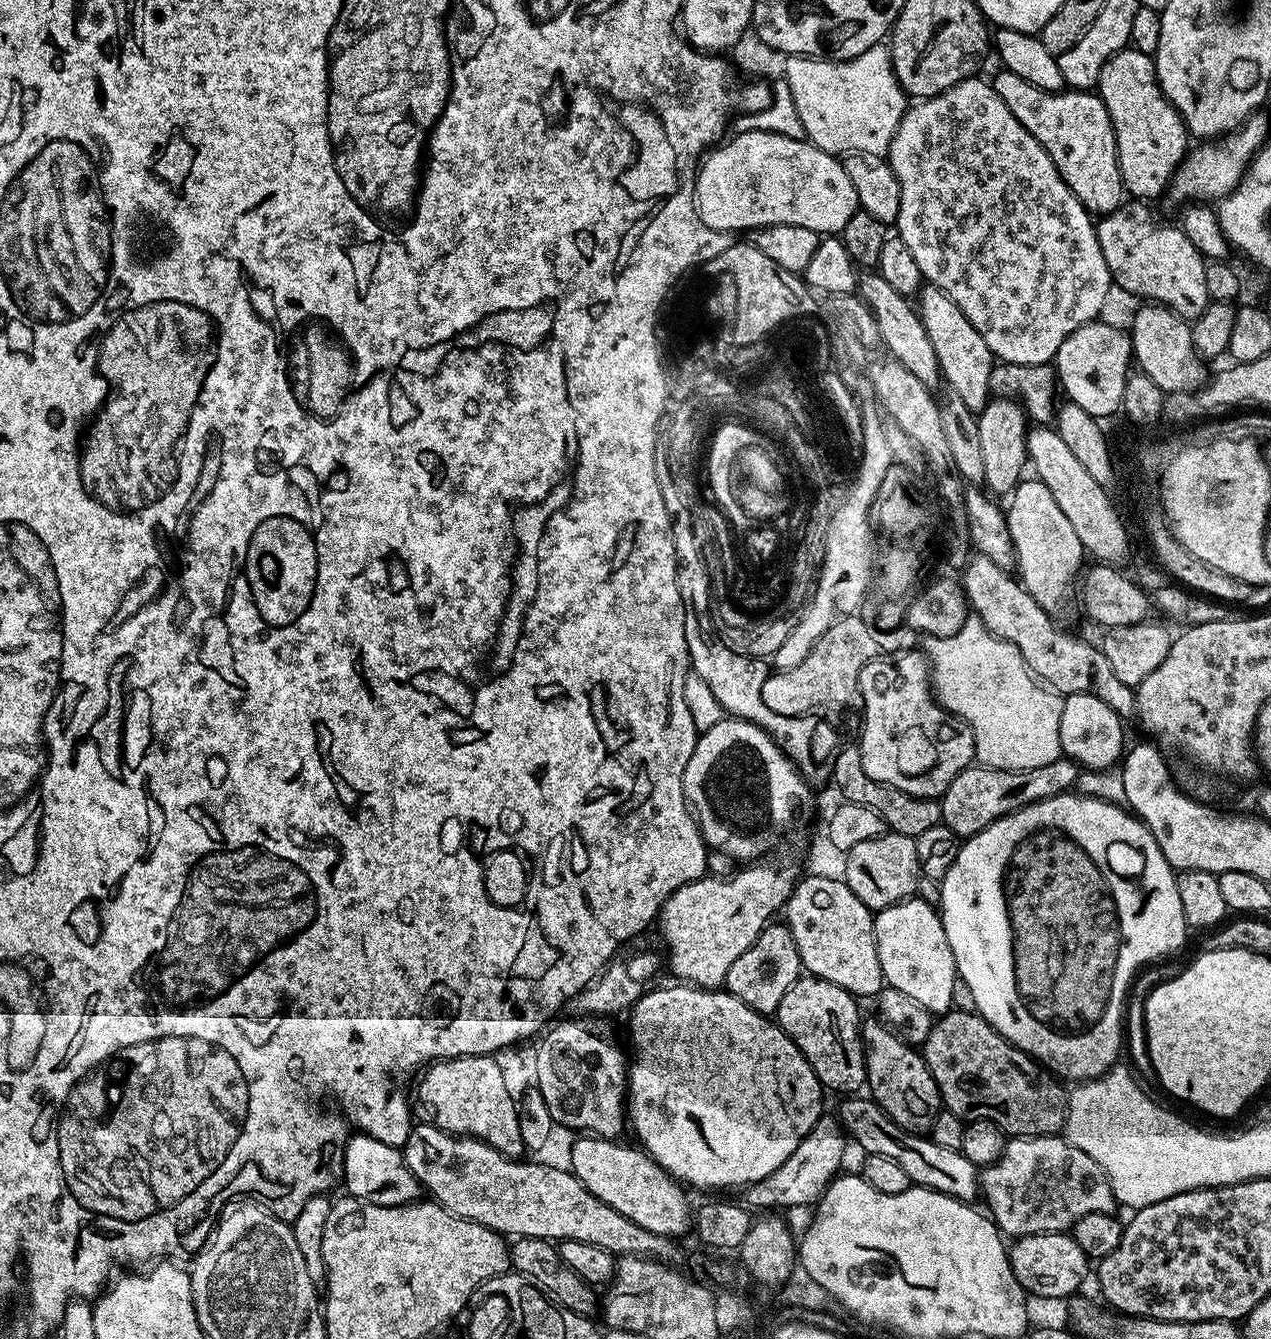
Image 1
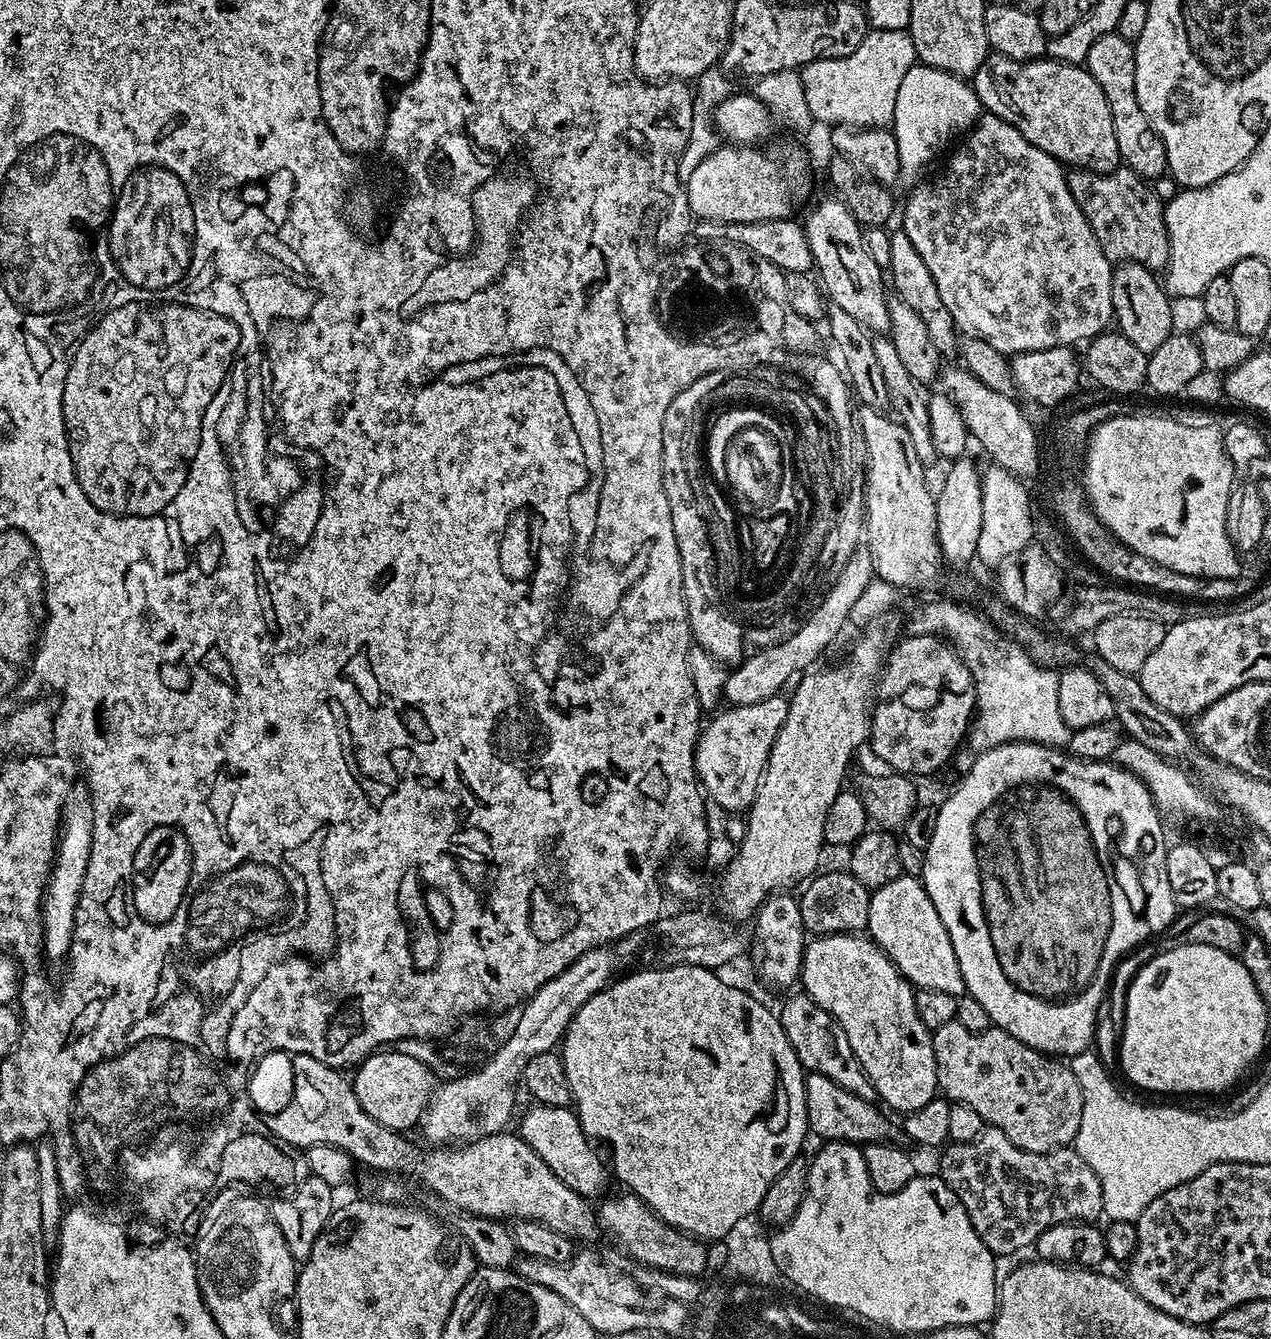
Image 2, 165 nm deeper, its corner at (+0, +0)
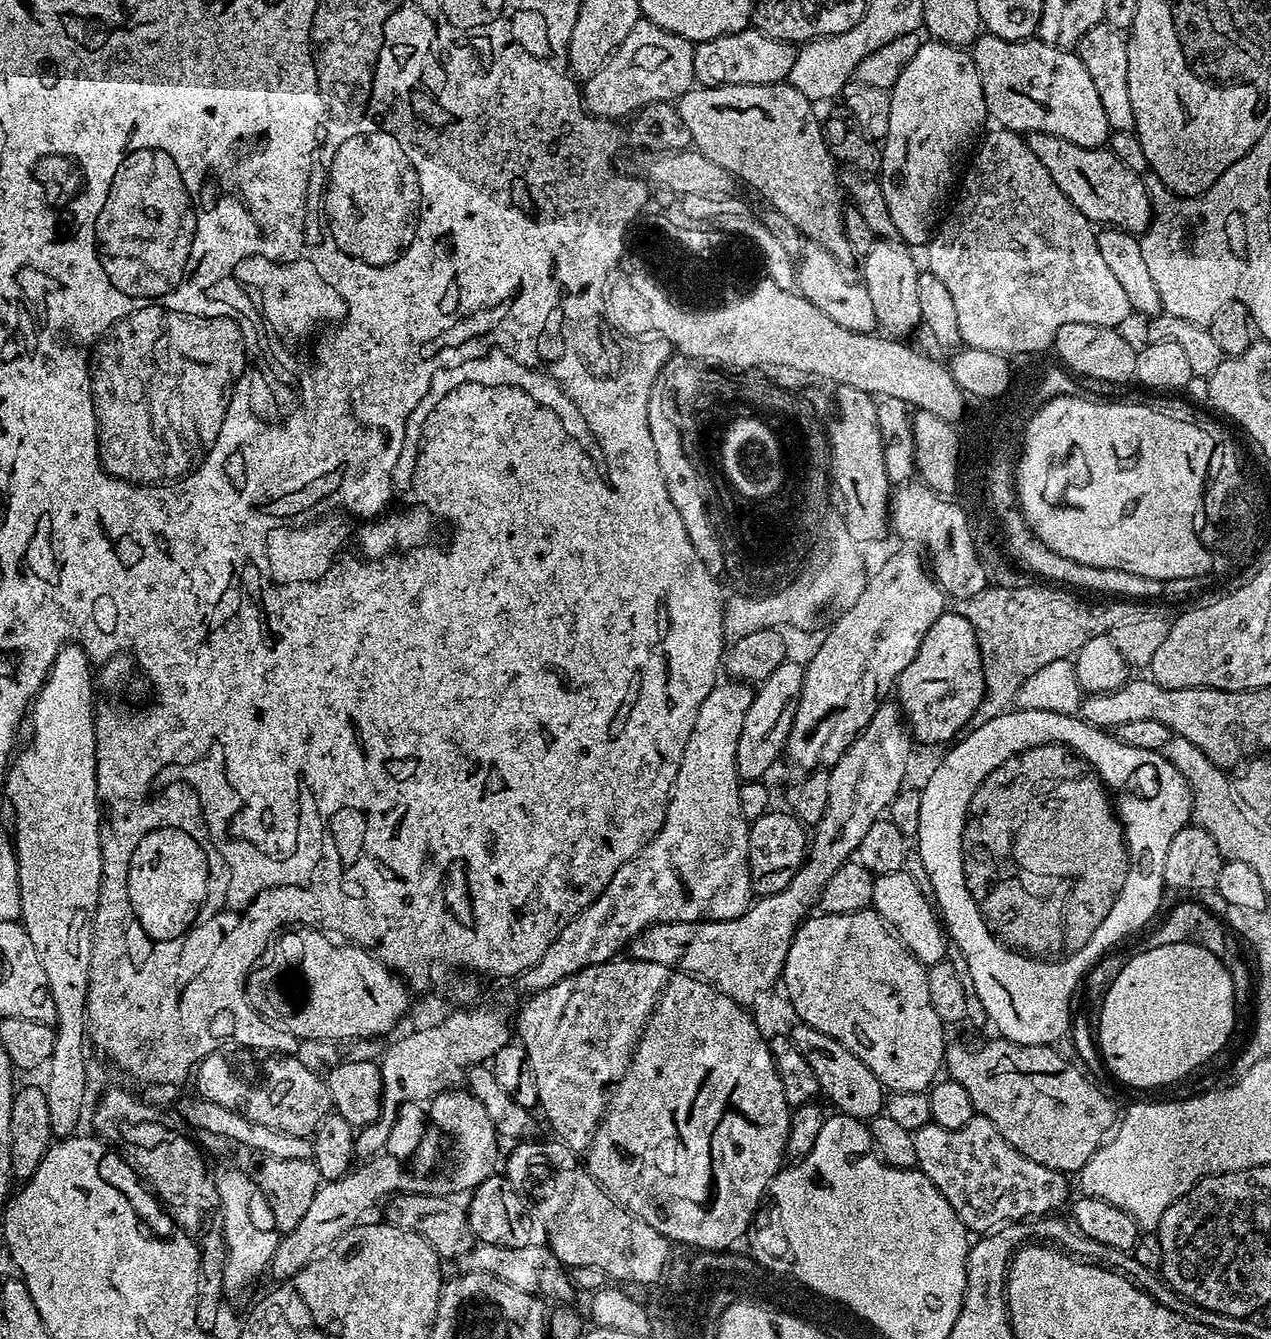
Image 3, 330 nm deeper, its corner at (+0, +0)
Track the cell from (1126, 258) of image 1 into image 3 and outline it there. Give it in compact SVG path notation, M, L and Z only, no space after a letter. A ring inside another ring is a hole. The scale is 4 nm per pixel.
M1045 132L1027 133L1026 139L1030 150L1034 150L1038 162L1042 162L1042 166L1046 166L1050 178L1054 178L1058 190L1062 190L1062 194L1066 194L1066 198L1070 198L1070 202L1075 208L1084 217L1091 220L1093 225L1121 228L1123 232L1133 234L1147 232L1148 225L1152 223L1154 215L1154 205L1152 197L1148 194L1147 183L1145 183L1140 174L1135 173L1134 170L1130 170L1129 166L1124 165L1111 150L1107 147L1083 148L1074 142L1066 142L1066 138L1058 138Z

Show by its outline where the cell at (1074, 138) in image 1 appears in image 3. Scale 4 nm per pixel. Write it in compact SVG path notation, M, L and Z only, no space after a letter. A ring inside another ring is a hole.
M987 34L977 36L970 51L982 78L989 117L993 121L996 119L995 123L999 127L1021 134L1045 132L1066 138L1066 142L1074 142L1083 148L1103 148L1109 143L1110 129L1106 122L1106 110L1102 110L1102 101L1094 87L1094 78L1090 78L1090 70L1086 70L1075 51L1055 48L1038 38L1007 40Z

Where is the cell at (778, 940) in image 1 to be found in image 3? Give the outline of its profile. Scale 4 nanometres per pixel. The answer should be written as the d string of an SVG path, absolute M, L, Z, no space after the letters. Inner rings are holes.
M769 810L762 818L751 821L749 830L749 872L752 891L757 897L778 894L790 886L794 874L804 865L810 848L810 836L805 825L791 811Z

